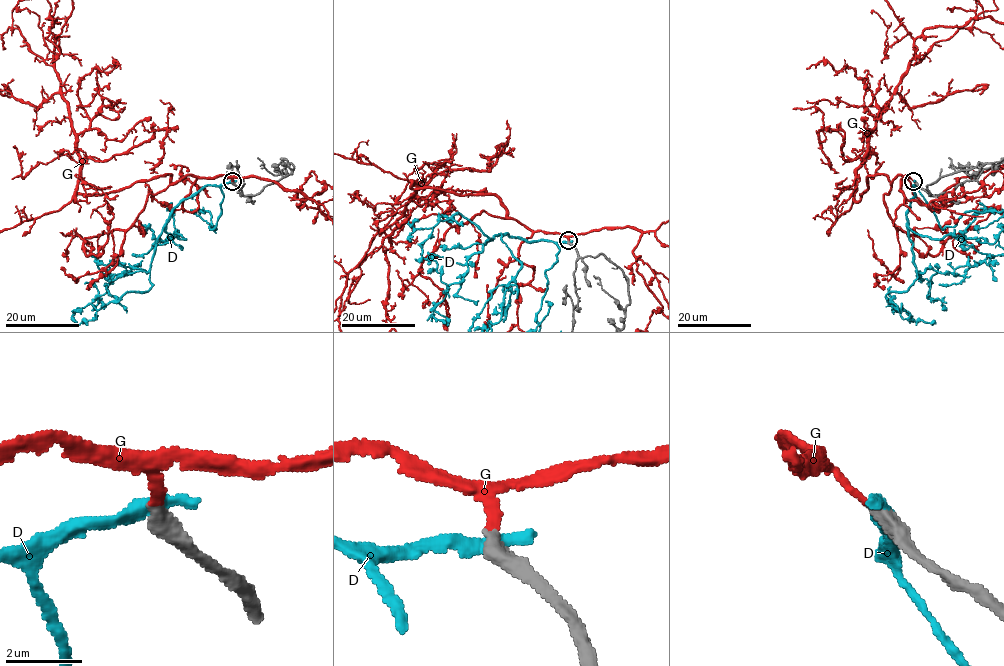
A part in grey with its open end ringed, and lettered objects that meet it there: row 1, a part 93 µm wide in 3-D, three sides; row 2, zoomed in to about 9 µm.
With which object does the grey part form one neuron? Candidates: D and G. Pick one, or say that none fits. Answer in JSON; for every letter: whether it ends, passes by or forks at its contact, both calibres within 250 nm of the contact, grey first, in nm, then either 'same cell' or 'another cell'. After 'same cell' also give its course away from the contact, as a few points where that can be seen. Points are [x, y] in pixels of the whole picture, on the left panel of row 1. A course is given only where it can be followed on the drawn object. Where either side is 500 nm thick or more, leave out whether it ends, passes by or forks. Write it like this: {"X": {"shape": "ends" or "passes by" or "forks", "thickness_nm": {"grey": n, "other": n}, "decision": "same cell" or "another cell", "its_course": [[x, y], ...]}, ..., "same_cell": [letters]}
{"D": {"thickness_nm": {"grey": 500, "other": 440}, "decision": "another cell"}, "G": {"shape": "ends", "thickness_nm": {"grey": 400, "other": 200}, "decision": "same cell"}, "same_cell": ["G"]}

